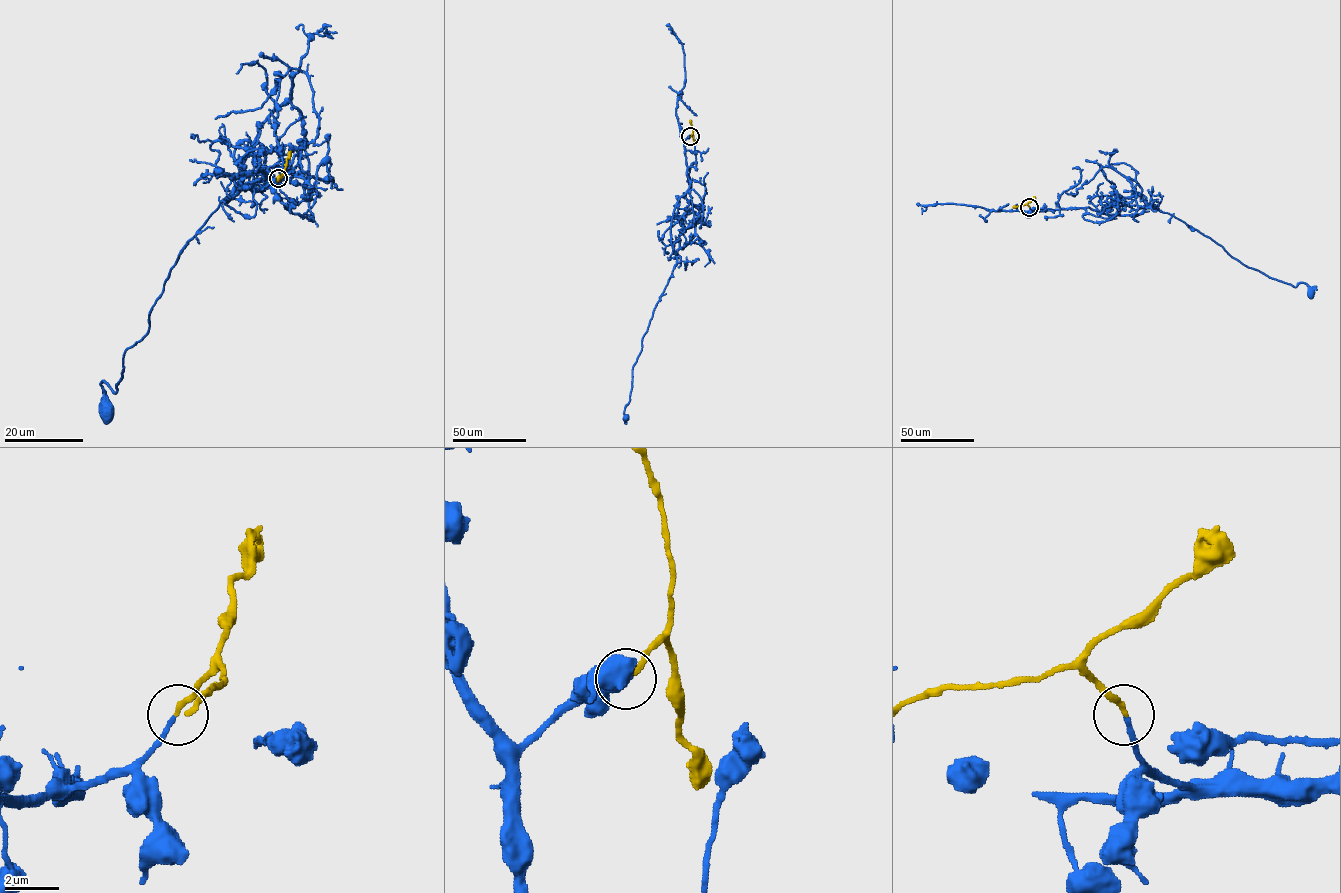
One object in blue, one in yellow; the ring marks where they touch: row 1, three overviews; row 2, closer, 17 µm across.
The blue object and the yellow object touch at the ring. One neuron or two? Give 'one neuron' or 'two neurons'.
one neuron

